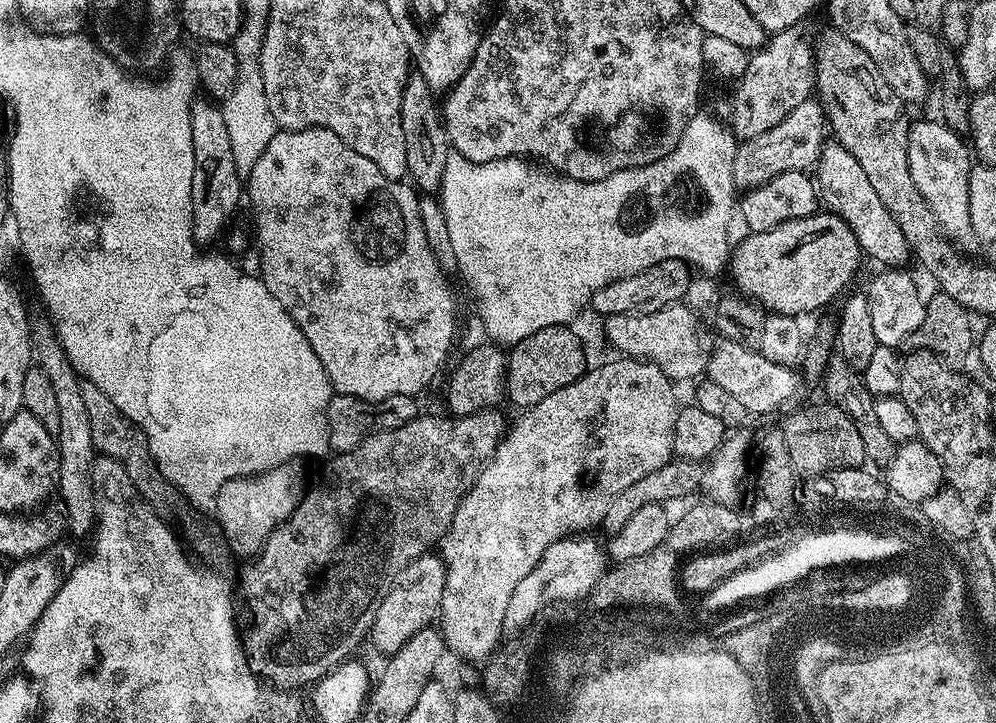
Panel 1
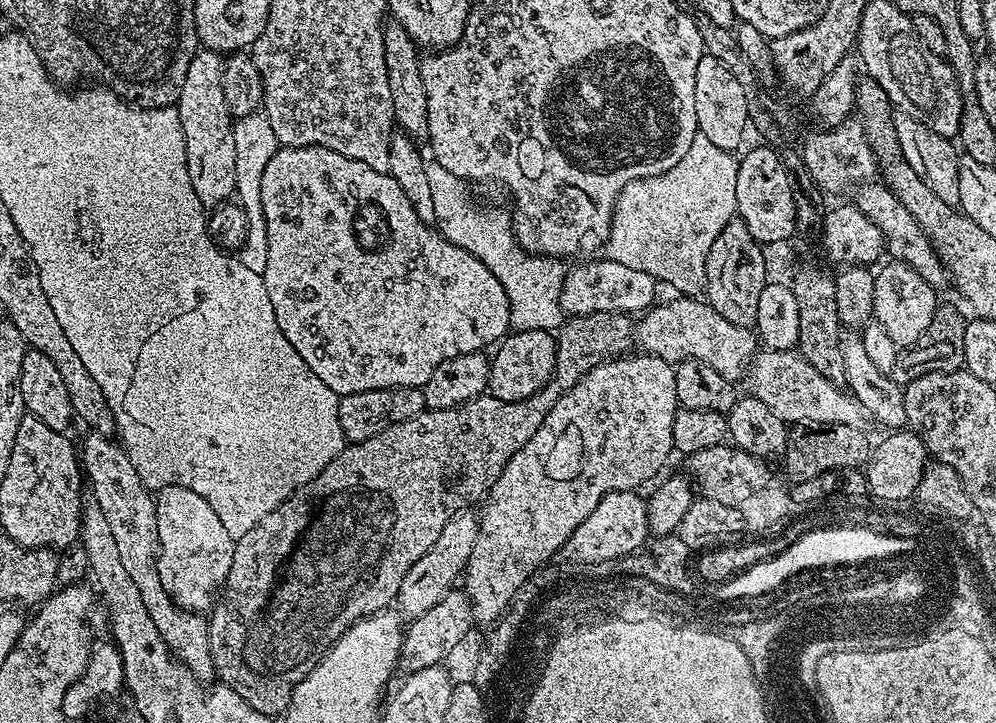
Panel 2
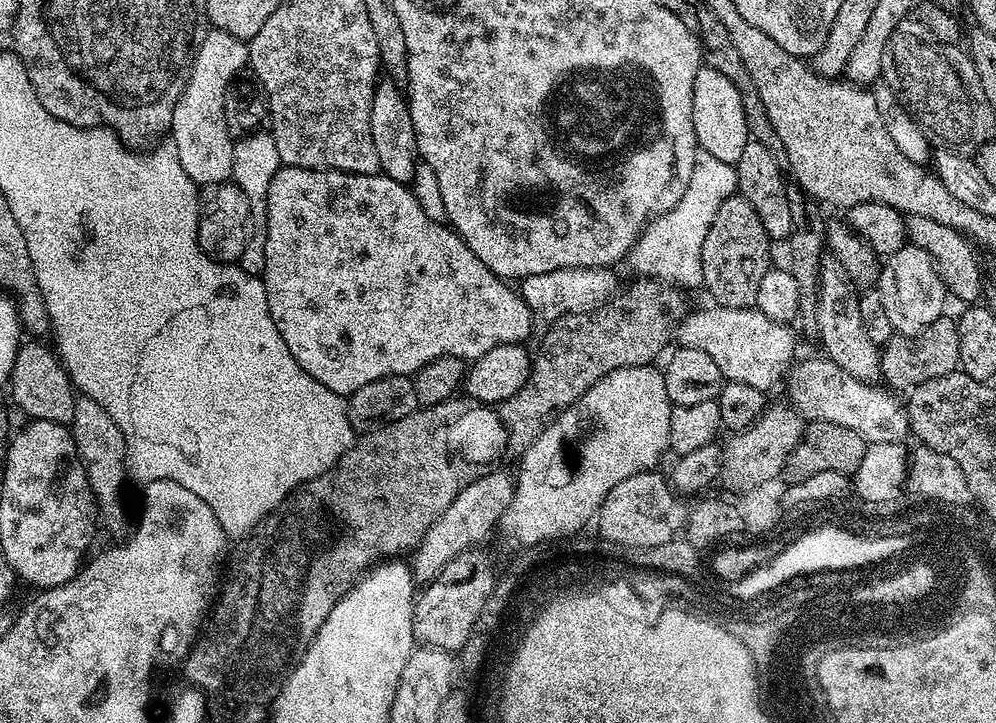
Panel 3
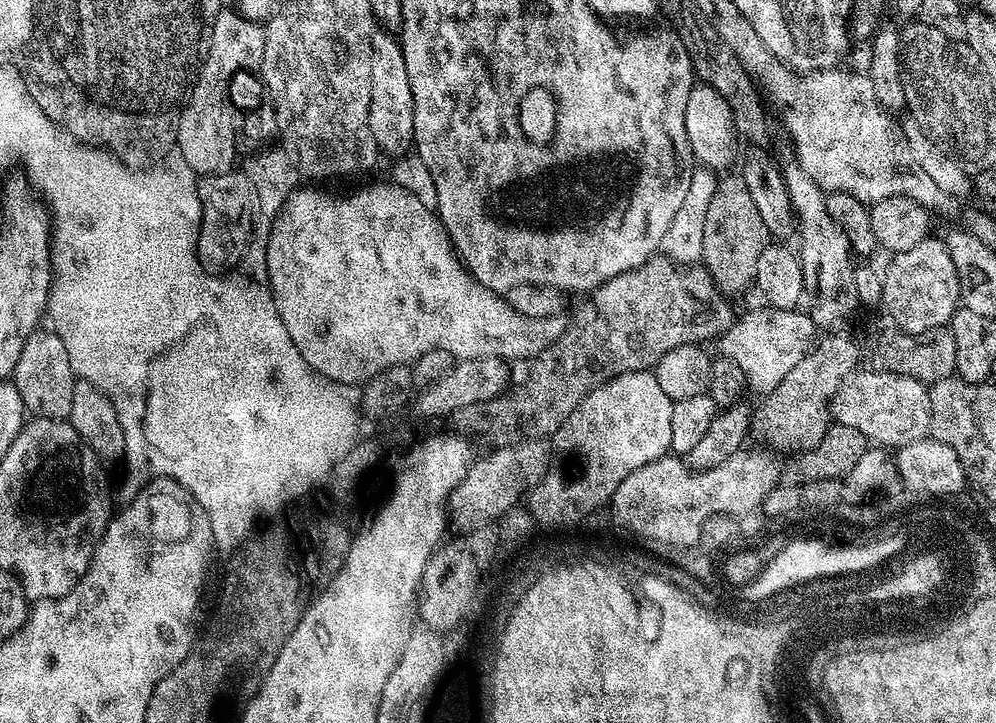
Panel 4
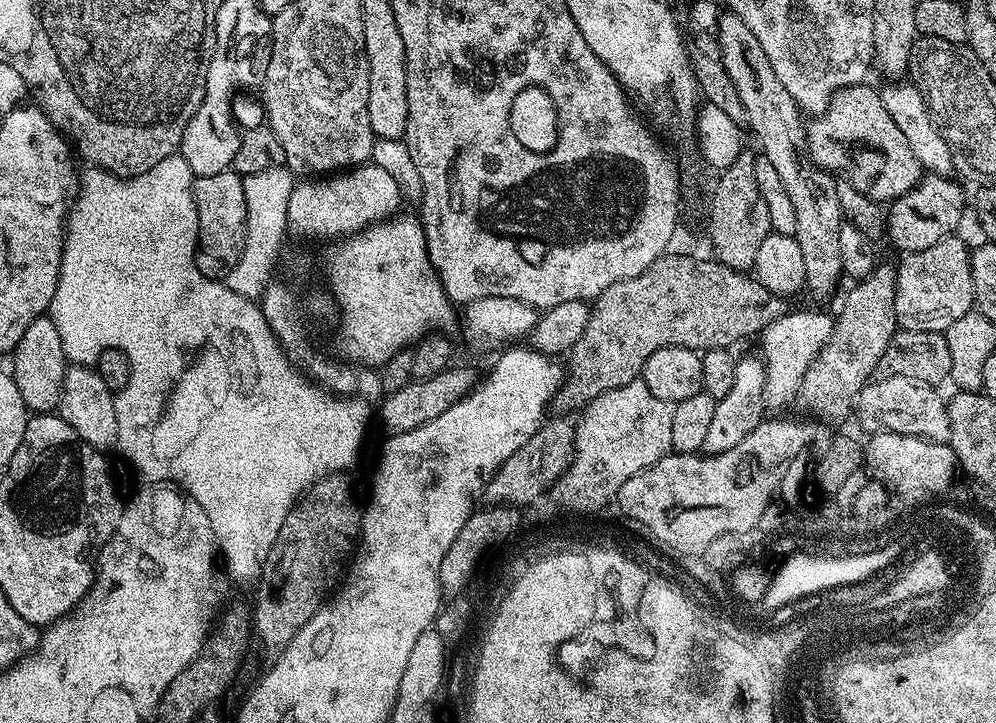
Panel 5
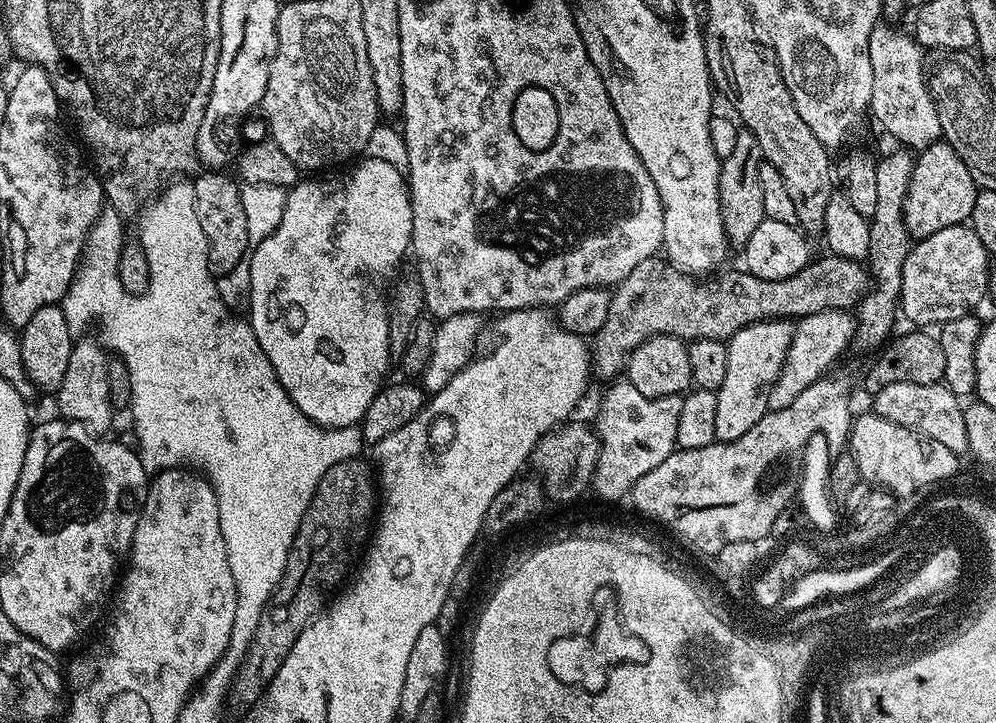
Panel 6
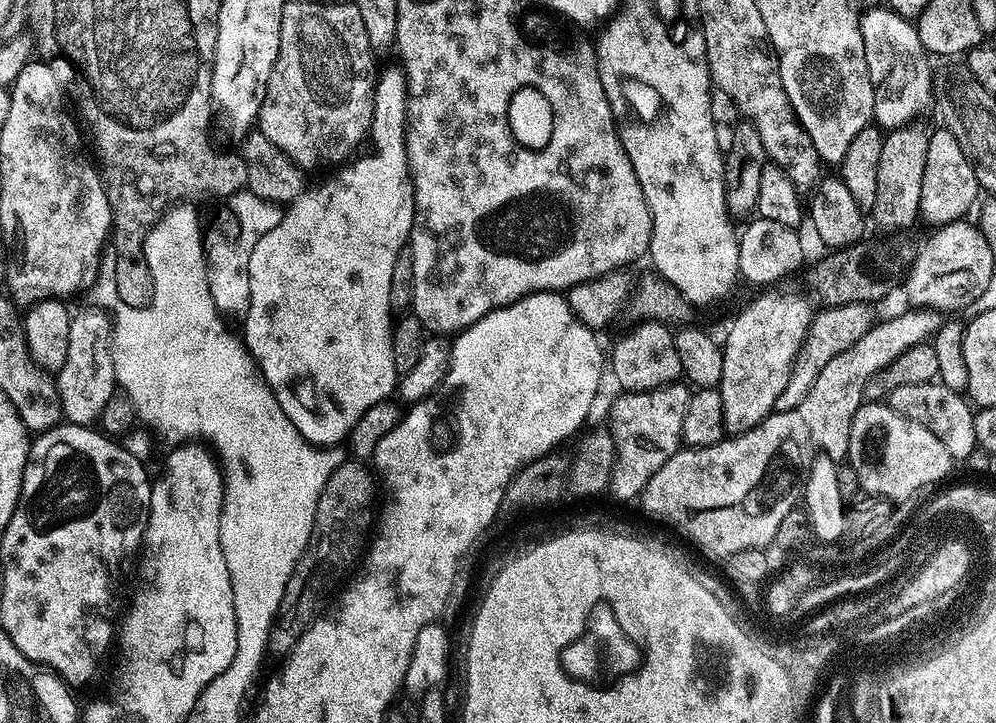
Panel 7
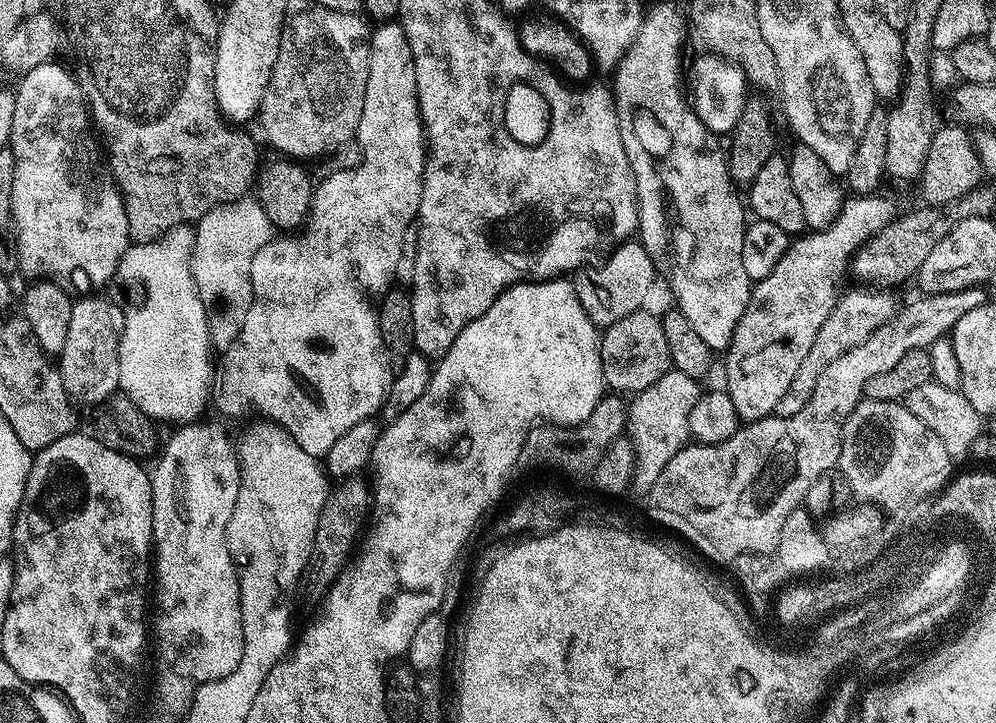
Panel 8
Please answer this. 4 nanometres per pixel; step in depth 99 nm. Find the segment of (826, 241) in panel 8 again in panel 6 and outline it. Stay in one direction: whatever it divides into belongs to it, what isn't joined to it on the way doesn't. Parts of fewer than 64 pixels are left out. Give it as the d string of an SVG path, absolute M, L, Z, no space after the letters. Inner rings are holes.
M791 319L759 320L735 332L727 340L726 382L716 391L718 415L714 425L717 441L727 442L742 438L770 410L770 390L776 385L786 354L792 345Z

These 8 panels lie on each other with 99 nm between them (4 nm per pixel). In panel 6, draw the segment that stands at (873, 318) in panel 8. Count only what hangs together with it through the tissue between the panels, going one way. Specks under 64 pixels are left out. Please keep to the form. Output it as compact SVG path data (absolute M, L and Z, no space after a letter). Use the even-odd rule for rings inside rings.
M830 310L809 316L801 316L792 329L792 345L784 359L780 377L770 390L768 407L773 412L786 410L815 380L821 379L824 372L856 339L856 322L853 313L848 310Z

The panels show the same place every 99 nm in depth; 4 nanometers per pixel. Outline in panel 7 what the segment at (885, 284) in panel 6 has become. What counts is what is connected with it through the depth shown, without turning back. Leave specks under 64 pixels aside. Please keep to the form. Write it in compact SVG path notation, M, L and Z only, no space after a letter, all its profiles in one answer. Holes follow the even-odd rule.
M907 122L901 125L900 128L891 129L885 135L884 141L882 142L882 155L880 161L878 162L878 195L874 197L874 207L870 209L870 220L877 224L880 228L885 228L885 233L897 233L899 230L908 230L915 220L919 221L921 219L920 215L920 203L922 202L922 173L926 170L926 146L928 145L928 138L930 135L929 129L924 129L922 125L916 124L917 122Z

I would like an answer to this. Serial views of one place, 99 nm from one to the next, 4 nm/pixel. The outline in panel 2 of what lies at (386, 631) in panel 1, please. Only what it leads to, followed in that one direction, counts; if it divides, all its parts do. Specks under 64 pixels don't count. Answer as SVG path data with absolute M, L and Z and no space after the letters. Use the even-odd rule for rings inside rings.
M465 510L452 516L450 522L446 522L442 534L438 534L438 542L434 542L434 546L430 546L430 550L426 550L426 554L422 554L422 558L418 558L414 566L410 566L406 578L402 578L402 586L394 604L405 621L416 620L426 614L426 610L438 606L438 602L453 591L455 584L452 583L461 579L464 569L468 567L468 559L474 550L474 542L480 529L479 519L470 513L471 511Z

